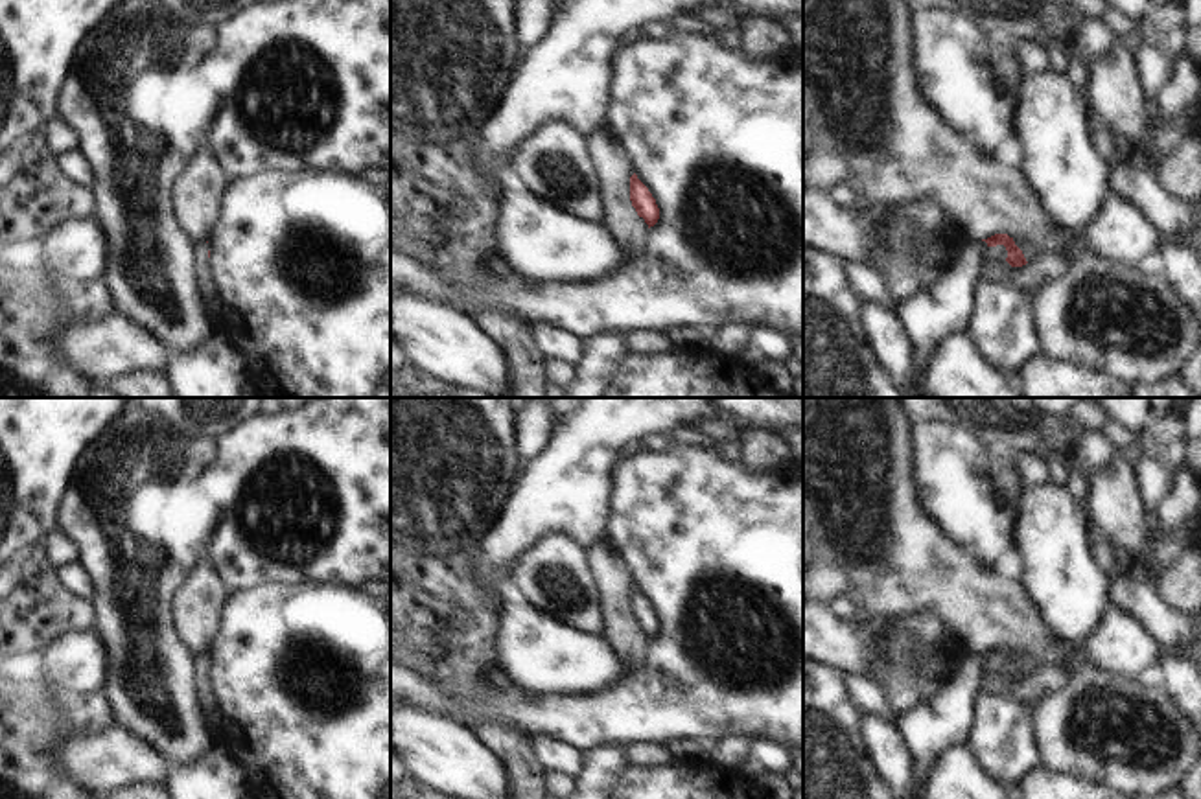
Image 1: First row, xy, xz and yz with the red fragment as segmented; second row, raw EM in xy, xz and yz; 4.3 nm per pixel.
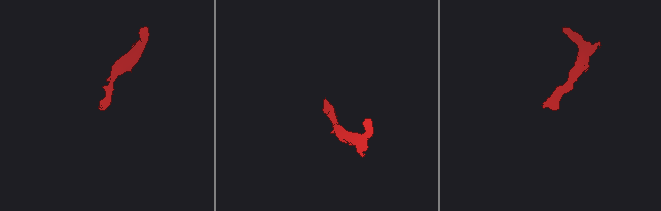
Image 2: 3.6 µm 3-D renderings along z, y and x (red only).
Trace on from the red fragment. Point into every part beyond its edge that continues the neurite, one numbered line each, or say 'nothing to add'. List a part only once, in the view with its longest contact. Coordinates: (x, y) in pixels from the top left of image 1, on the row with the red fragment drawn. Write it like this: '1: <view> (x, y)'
1: xy (201, 249)

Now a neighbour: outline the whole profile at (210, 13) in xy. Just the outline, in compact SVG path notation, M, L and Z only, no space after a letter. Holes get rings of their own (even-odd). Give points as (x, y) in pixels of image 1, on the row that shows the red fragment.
M149 0L162 4L186 26L217 28L223 20L258 0Z

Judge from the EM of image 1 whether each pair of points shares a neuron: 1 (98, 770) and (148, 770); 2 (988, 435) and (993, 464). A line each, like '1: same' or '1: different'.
1: same
2: different

